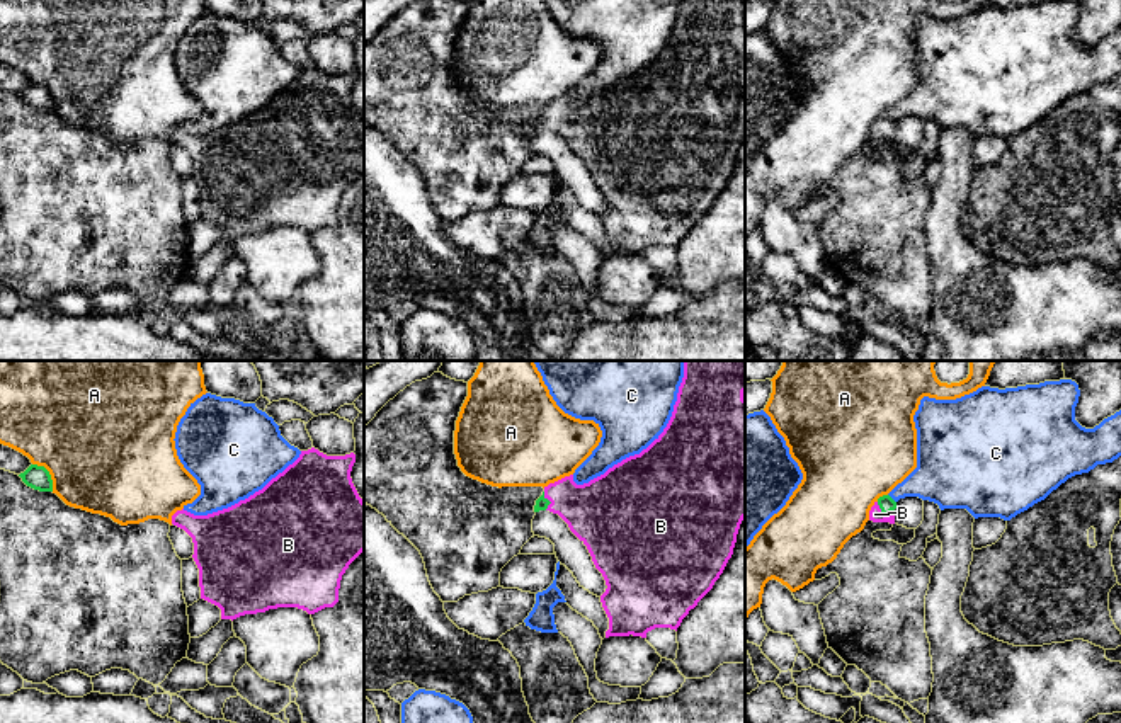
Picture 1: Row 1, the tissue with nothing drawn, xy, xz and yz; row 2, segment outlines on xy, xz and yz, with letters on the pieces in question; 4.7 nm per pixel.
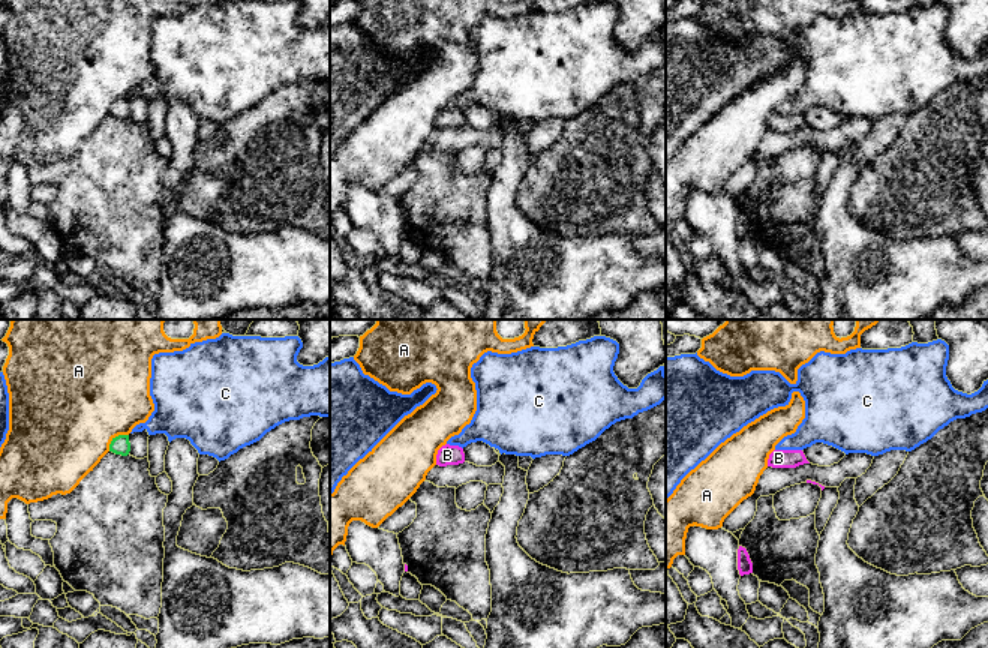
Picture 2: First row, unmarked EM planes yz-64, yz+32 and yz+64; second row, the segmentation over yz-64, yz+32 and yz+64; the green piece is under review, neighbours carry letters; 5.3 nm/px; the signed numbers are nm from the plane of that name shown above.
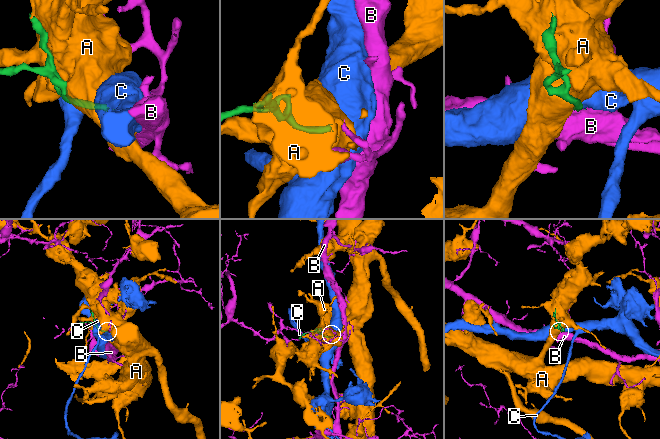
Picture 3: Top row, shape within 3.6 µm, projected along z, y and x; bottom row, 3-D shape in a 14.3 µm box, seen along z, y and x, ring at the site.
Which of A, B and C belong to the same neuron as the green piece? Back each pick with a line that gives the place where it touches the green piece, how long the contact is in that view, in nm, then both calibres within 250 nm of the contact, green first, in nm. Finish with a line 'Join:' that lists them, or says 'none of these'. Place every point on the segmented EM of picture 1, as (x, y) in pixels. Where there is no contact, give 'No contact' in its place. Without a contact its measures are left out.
B: Touches green at yz (882, 511). Shared border 100 nm. Thickness 80 nm (green) against 60 nm
Join: B

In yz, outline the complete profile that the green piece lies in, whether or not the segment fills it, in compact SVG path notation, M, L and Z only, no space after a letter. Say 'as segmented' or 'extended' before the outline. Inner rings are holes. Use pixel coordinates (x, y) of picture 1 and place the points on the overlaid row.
extended | M890 495L879 497L869 510L869 521L895 524L896 502Z

